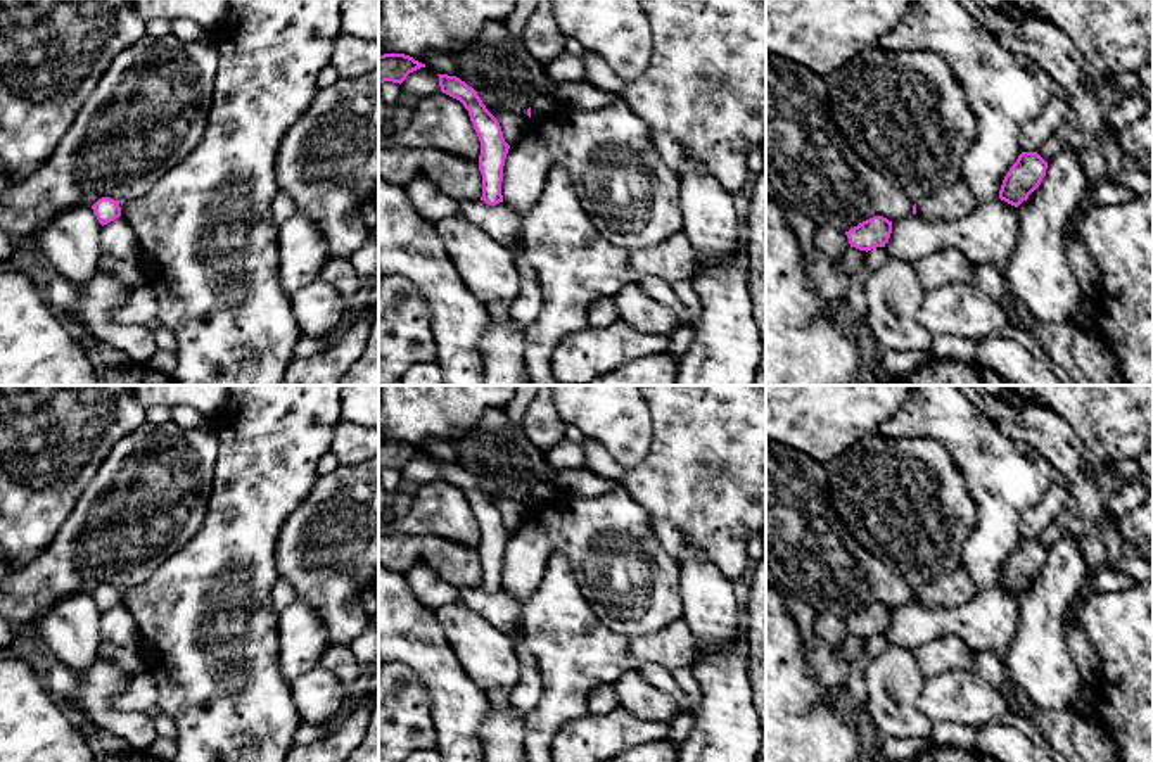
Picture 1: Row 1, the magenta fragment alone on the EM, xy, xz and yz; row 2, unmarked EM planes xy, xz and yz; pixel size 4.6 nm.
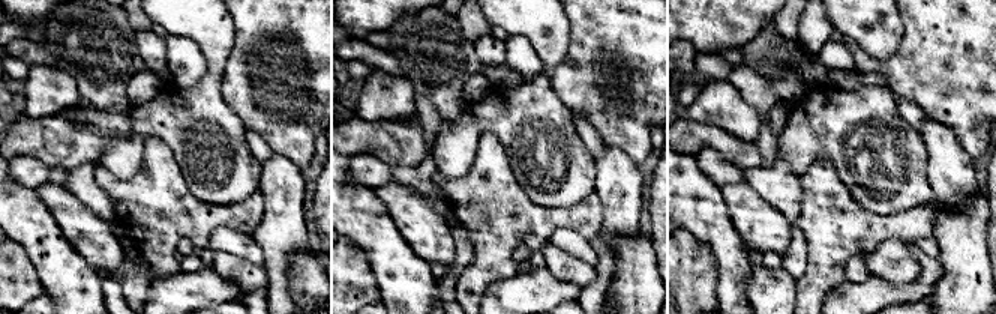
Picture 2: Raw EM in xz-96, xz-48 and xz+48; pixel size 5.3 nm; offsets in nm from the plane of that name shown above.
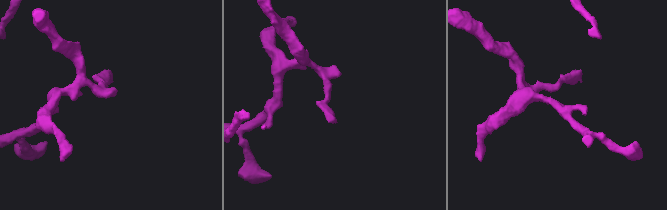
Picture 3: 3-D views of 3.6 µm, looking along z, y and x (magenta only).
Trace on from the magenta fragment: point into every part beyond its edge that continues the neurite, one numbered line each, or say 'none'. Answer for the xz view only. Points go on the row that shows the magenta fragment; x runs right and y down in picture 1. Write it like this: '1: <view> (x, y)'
none

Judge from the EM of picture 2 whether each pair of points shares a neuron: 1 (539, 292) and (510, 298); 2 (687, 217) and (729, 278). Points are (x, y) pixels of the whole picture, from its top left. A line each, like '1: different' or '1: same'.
1: same
2: same

